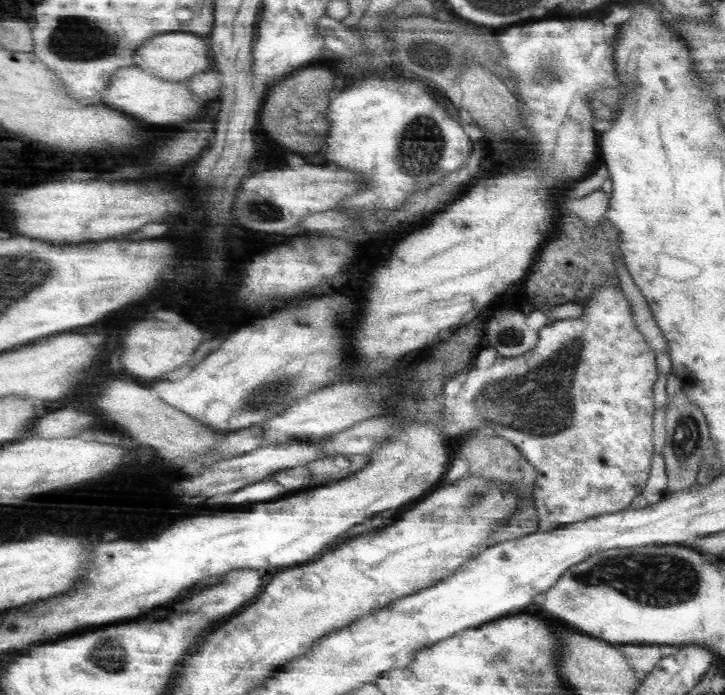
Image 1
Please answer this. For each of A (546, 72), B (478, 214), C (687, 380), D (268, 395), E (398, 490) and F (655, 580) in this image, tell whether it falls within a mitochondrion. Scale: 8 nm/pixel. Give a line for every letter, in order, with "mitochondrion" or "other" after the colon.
A: mitochondrion
B: other
C: other
D: mitochondrion
E: other
F: mitochondrion

